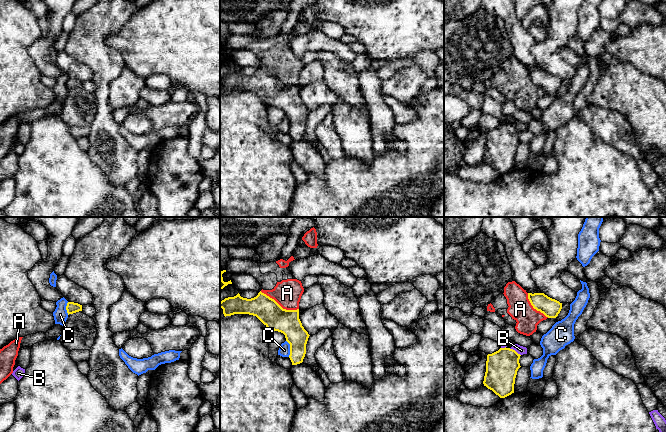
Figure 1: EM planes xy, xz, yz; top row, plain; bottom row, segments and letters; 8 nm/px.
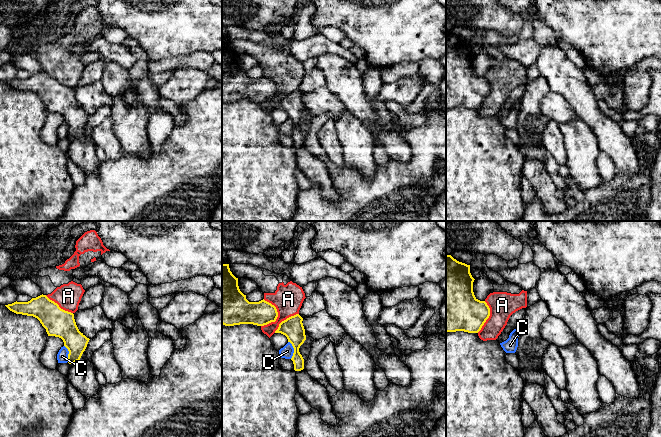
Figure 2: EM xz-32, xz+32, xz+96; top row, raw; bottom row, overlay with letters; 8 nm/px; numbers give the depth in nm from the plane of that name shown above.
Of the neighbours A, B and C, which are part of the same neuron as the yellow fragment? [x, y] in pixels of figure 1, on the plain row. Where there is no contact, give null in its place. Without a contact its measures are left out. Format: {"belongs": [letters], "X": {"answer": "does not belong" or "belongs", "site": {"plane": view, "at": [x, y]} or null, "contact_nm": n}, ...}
{"belongs": [], "A": {"answer": "does not belong", "site": {"plane": "xz", "at": [278, 80]}, "contact_nm": 340}, "B": {"answer": "does not belong", "site": {"plane": "yz", "at": [515, 127]}, "contact_nm": 110}, "C": {"answer": "does not belong", "site": {"plane": "xz", "at": [290, 124]}, "contact_nm": 140}}

